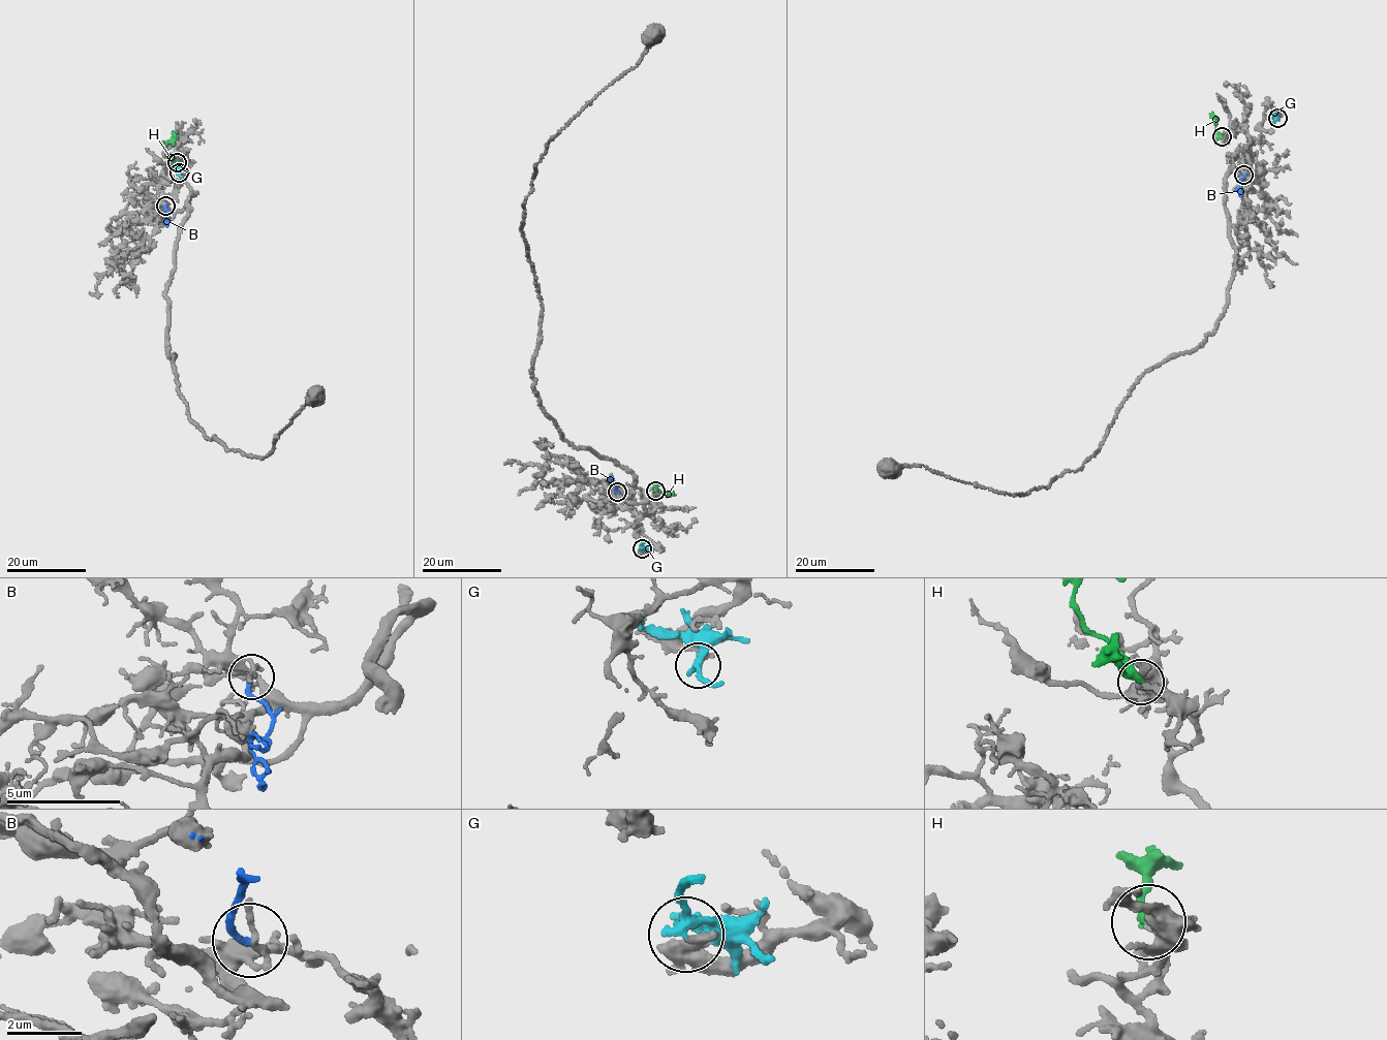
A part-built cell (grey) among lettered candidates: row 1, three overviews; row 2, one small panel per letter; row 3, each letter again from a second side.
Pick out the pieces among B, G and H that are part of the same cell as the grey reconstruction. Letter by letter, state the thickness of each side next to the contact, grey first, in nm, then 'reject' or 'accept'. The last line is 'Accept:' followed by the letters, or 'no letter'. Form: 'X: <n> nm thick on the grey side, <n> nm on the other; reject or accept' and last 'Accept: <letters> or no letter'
B: 220 nm thick on the grey side, 160 nm on the other; reject
G: 240 nm thick on the grey side, 220 nm on the other; reject
H: 200 nm thick on the grey side, 240 nm on the other; accept
Accept: H

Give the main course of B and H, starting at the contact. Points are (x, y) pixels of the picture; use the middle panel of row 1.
B: (617, 492), (607, 477)
H: (654, 491), (673, 493)

